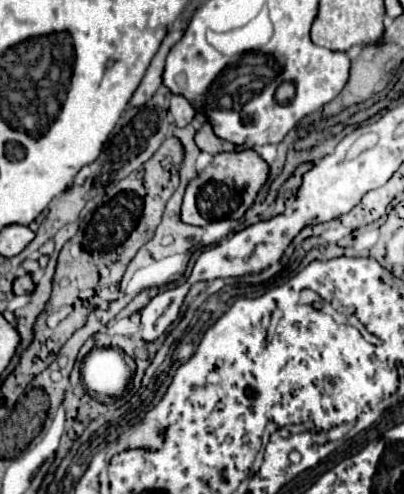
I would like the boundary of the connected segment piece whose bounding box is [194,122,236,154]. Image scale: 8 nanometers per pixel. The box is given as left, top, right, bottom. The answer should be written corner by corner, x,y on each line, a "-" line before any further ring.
204,122
204,124
202,124
202,128
200,128
200,130
196,132
196,136
194,136
194,142
196,142
196,146
198,146
200,150
204,150
204,152
208,152
208,154
220,154
220,152
236,150
234,144
230,144
230,142
218,138
218,136
214,136
210,122

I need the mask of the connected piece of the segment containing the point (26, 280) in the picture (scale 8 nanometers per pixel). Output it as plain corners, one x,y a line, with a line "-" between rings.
24,274
24,276
16,278
16,280
14,280
14,284
12,284
12,292
14,292
16,296
32,294
32,290
34,290
34,284
32,284
32,280
30,280
30,276
28,276
28,274

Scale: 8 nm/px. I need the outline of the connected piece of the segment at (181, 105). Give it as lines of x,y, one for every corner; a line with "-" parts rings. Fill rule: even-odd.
172,96
170,98
170,114
172,114
172,118
174,118
174,124
178,126
178,128
184,128
184,126
188,126
190,124
190,120
194,118
194,108
190,106
190,102
184,98
184,96

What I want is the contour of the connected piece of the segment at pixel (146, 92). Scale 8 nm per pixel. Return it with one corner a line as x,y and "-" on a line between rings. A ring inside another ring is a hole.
176,32
174,36
166,36
166,38
162,40
162,44
160,44
156,56
152,58
152,64
148,66
148,70
146,70
142,82
140,82
140,86
136,88
134,96
130,98
130,106
142,106
142,104
146,104
146,102
154,96
154,92
160,88
160,84
162,84
162,68
164,68
166,54
168,54
170,48
180,40
180,34
182,34
182,32

